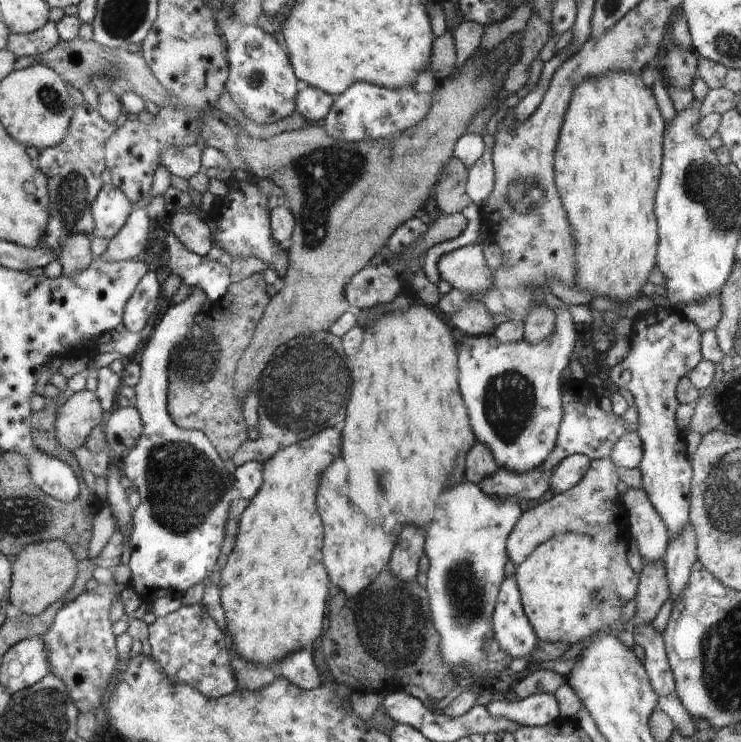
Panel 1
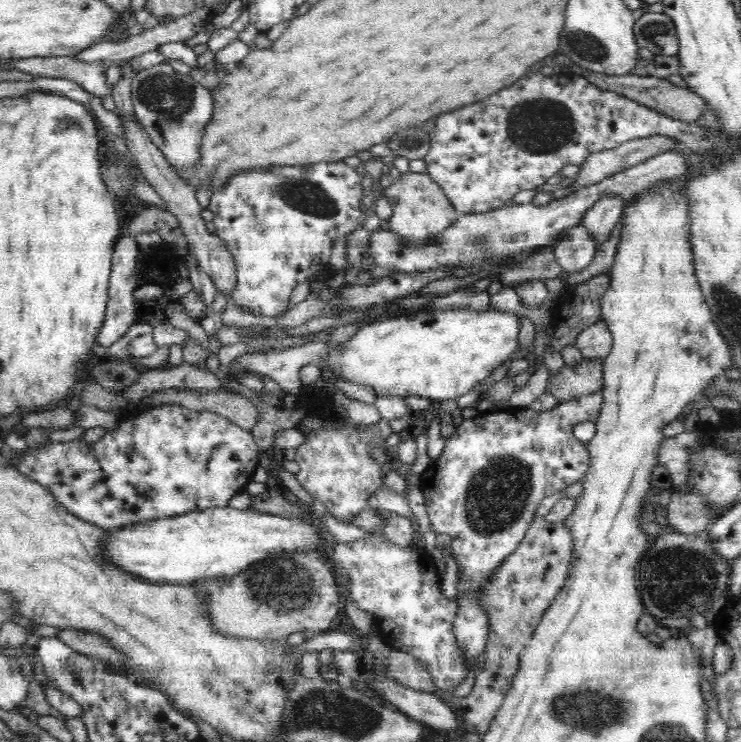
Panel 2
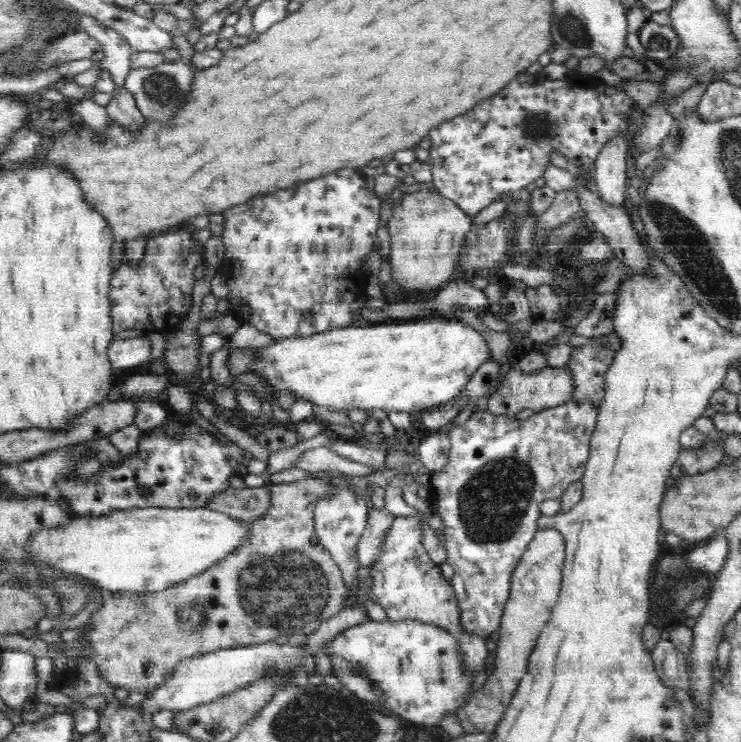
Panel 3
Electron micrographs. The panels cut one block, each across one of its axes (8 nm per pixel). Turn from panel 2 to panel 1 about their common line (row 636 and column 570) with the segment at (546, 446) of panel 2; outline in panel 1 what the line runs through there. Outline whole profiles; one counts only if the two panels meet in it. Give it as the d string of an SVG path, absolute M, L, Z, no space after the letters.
M578 453L567 456L553 468L553 476L549 480L550 490L558 494L576 486L590 467L592 460L587 456Z

